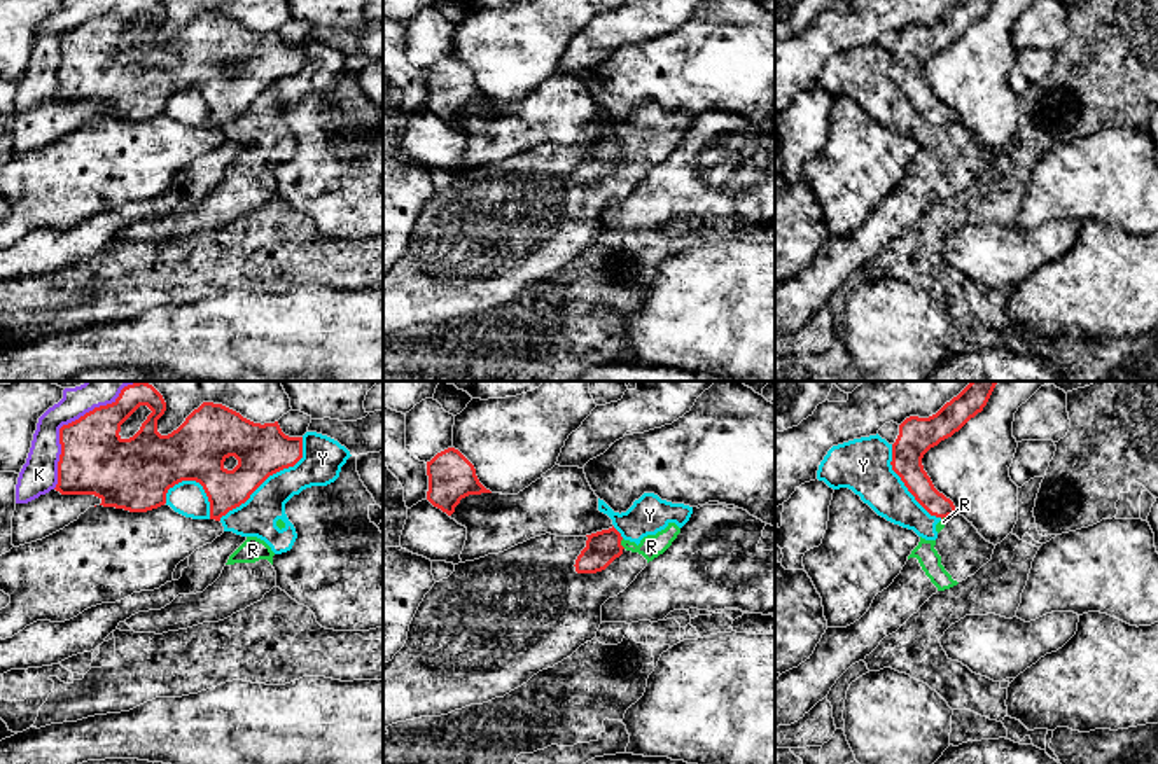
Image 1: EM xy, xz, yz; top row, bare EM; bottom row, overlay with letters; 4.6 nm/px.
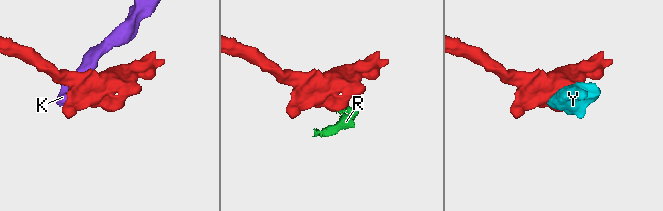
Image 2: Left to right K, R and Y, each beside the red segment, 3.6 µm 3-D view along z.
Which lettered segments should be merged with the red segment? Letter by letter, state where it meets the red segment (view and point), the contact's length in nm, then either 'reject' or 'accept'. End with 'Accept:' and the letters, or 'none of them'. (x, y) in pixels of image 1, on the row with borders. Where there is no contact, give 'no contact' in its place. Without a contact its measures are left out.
K: contact xy (72, 422); length 650 nm; reject
R: contact xz (620, 544); length 50 nm; reject
Y: contact xy (270, 474); length 550 nm; reject
Accept: none of them

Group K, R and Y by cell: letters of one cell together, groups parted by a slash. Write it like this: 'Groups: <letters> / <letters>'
Groups: K / R Y

